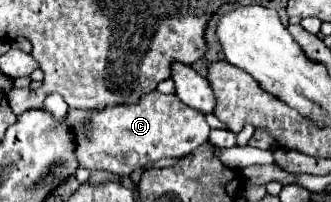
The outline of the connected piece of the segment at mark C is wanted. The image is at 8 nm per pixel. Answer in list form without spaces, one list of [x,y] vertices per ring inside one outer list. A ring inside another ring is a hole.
[[[158,90],[142,96],[142,100],[134,106],[110,106],[104,112],[90,112],[90,110],[68,110],[66,118],[76,132],[76,156],[78,162],[88,170],[108,170],[116,176],[128,176],[132,170],[138,170],[150,162],[162,158],[182,158],[190,154],[194,148],[208,140],[210,126],[202,112],[182,104],[176,94],[164,96]]]

